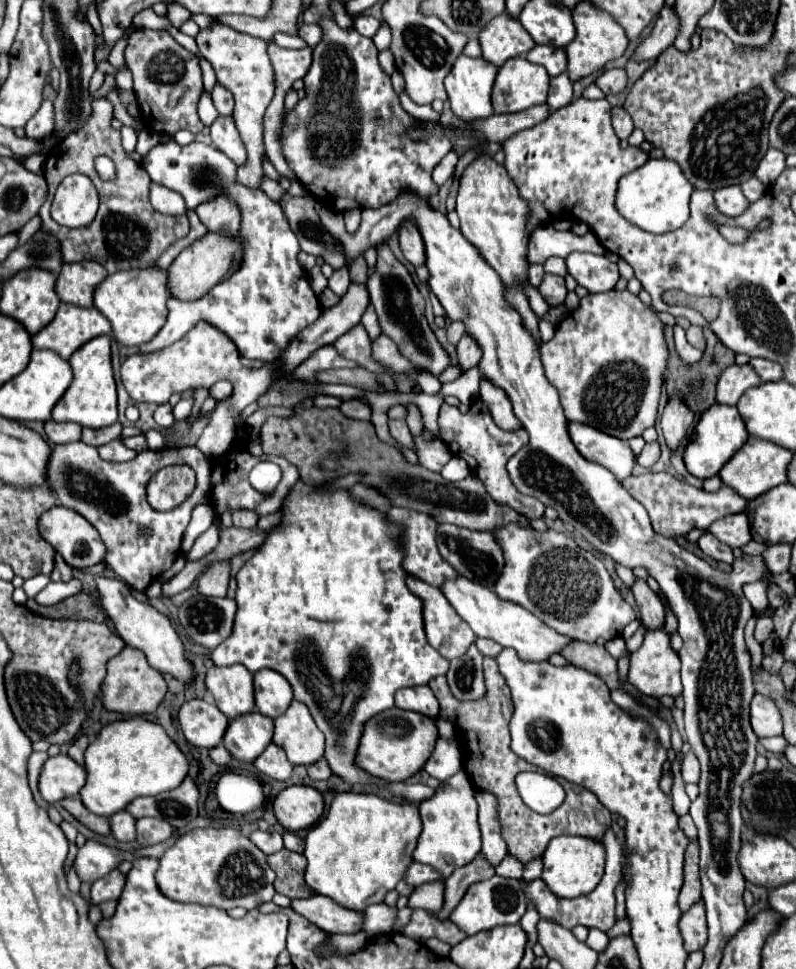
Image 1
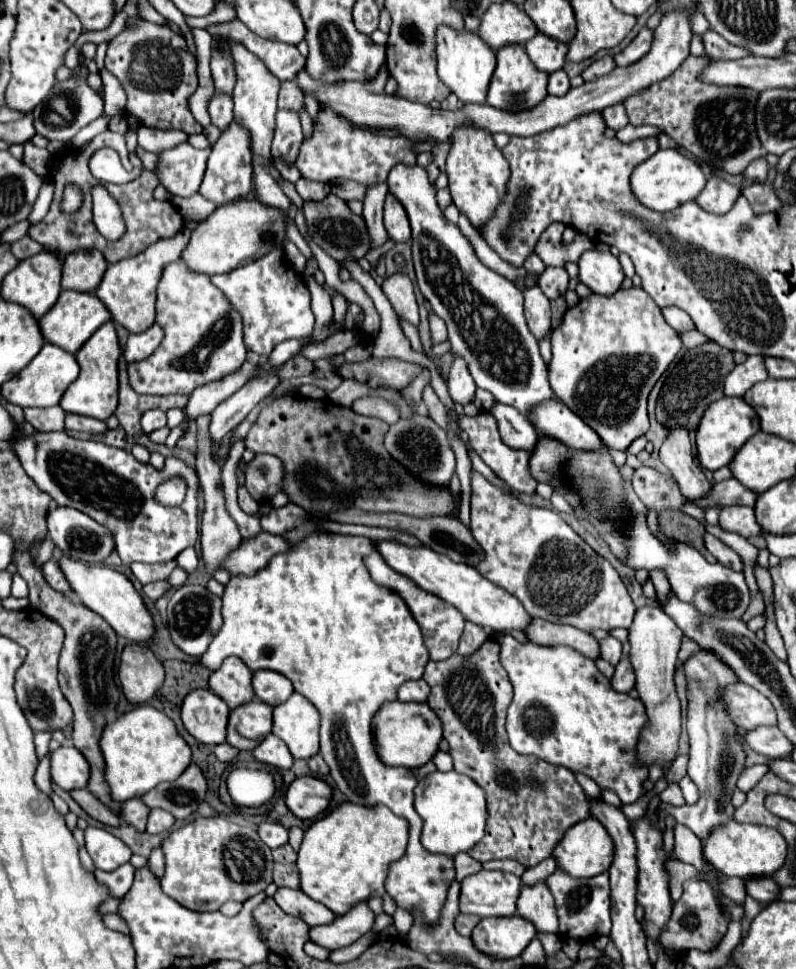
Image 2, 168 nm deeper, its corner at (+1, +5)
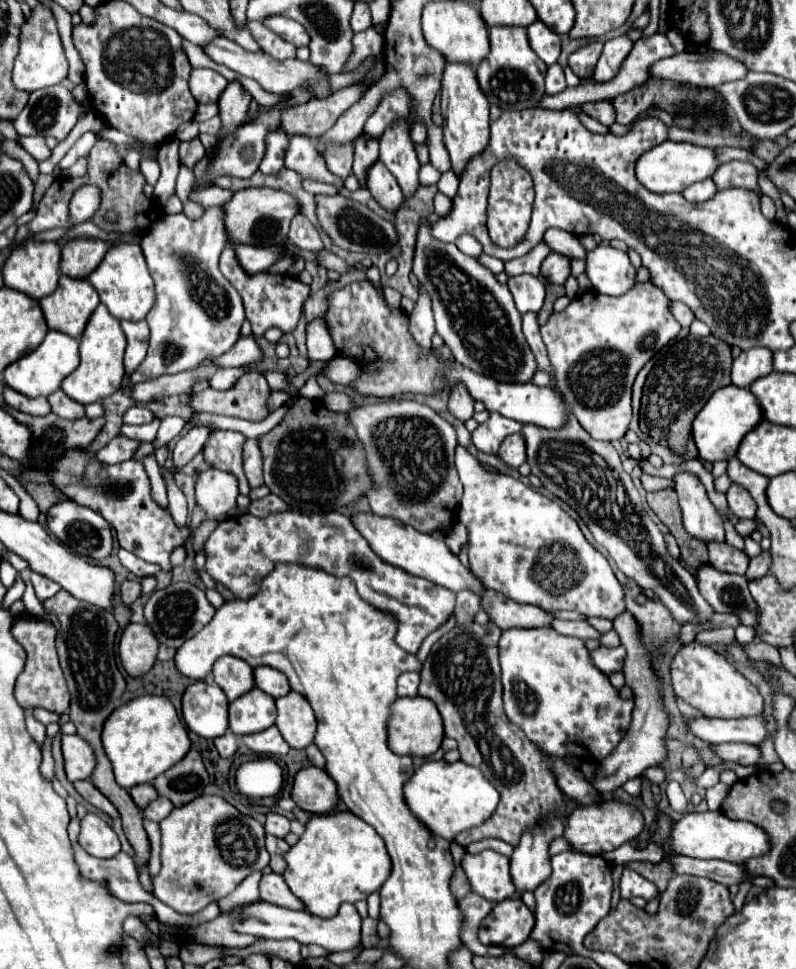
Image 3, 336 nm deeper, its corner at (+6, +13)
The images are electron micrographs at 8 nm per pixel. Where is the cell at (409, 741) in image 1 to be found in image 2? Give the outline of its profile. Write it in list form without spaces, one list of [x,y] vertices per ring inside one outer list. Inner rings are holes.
[[[393,700],[385,704],[373,720],[373,730],[375,730],[375,752],[379,760],[387,766],[419,768],[433,758],[441,740],[441,722],[437,714],[427,704],[419,702]]]

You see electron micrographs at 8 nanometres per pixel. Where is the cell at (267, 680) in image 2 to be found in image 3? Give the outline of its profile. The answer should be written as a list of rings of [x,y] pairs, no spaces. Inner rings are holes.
[[[258,666],[254,670],[254,680],[256,680],[256,686],[262,692],[270,694],[272,698],[280,698],[280,696],[286,696],[290,692],[290,682],[288,682],[286,674],[276,670],[276,668]]]

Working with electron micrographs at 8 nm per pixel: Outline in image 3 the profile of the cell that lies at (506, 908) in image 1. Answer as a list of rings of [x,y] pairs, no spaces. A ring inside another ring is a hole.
[[[482,850],[478,854],[464,852],[462,868],[468,876],[472,892],[484,896],[486,900],[500,902],[516,892],[508,858],[494,850]]]

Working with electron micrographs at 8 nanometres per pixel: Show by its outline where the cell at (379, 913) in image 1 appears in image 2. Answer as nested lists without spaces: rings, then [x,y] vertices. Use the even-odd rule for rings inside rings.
[[[361,902],[359,906],[353,906],[347,914],[335,918],[335,922],[327,926],[313,926],[311,940],[325,948],[337,950],[341,946],[349,946],[359,936],[369,932],[373,928],[373,922],[375,922],[373,910],[367,906],[367,902]]]

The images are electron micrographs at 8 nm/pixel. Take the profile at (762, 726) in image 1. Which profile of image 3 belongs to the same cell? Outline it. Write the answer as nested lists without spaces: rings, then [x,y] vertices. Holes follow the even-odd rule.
[[[696,640],[682,644],[670,664],[670,678],[676,696],[700,710],[704,716],[750,718],[760,716],[764,710],[764,700],[756,686],[752,686],[724,654],[716,652],[708,644],[700,644]]]

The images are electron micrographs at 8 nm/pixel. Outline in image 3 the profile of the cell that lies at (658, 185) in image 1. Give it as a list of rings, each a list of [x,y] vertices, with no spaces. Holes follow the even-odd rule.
[[[666,140],[654,146],[652,150],[648,150],[646,154],[642,154],[642,158],[636,164],[636,176],[648,190],[654,190],[658,194],[660,192],[682,192],[686,186],[710,178],[718,166],[720,164],[716,160],[714,148],[704,148],[704,146],[690,144],[690,142]]]

